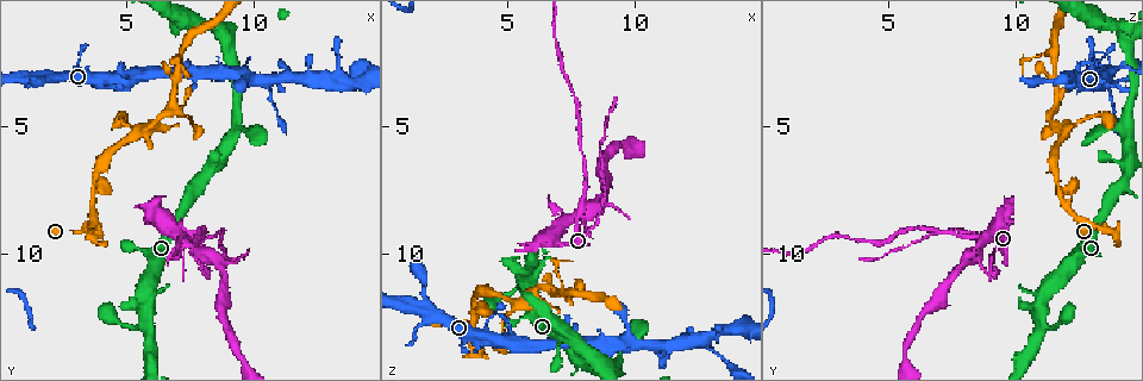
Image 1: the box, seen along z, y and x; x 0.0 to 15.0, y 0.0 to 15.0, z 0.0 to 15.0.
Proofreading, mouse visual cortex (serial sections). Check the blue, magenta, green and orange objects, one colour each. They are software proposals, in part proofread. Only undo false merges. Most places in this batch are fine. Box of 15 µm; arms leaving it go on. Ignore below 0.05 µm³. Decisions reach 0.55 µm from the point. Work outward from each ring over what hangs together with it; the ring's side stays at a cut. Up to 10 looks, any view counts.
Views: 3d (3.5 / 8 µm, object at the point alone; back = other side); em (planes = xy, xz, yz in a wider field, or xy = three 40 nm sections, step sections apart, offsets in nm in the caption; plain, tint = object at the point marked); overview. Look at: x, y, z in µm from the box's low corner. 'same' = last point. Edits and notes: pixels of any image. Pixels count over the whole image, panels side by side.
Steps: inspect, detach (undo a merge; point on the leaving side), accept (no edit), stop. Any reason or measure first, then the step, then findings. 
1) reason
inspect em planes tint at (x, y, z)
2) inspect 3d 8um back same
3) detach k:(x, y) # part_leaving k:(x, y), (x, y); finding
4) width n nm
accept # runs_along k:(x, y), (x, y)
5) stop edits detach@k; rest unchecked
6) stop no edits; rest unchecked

sharp bend
inspect 3d 3.5um at (6.0, 8.3, 9.6)

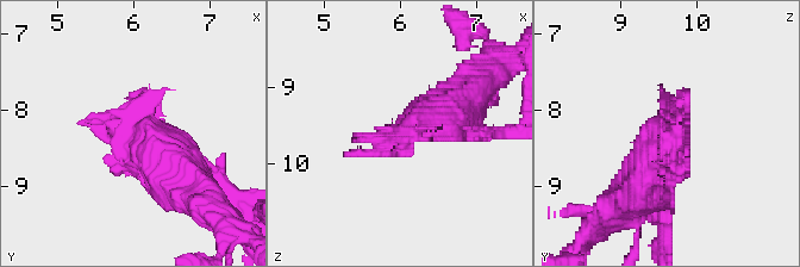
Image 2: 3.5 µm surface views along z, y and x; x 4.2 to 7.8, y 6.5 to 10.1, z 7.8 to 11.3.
need the tissue
inspect em xy step 3 tint at (6.05, 8.30, 9.70)

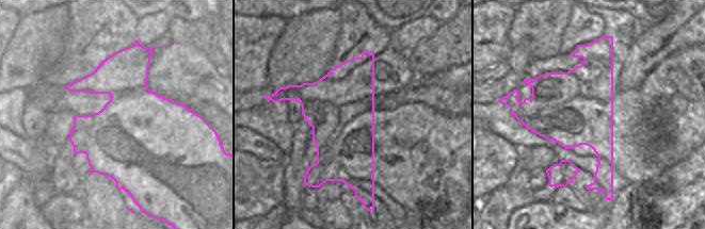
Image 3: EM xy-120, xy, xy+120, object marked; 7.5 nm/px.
cut it another way
inspect em planes tint same

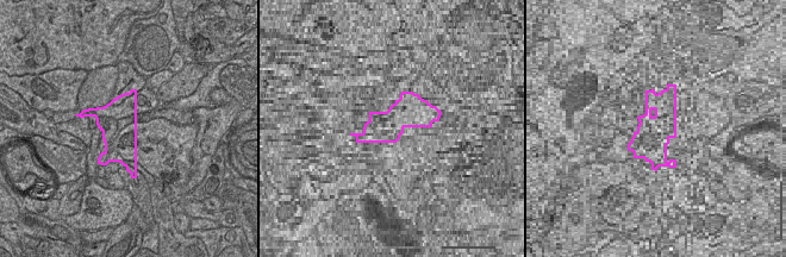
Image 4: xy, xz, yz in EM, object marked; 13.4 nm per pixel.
accept # runs_along 2:(200, 193), (138, 142), (138, 110), (164, 91); all the same cell

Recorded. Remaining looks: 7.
abrupt turn
inspect 3d 3.5um at (3.6, 8.9, 12.7)

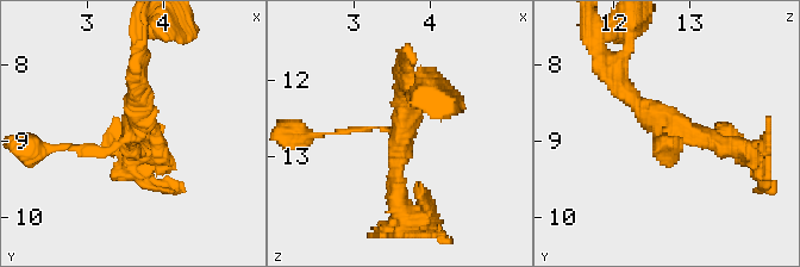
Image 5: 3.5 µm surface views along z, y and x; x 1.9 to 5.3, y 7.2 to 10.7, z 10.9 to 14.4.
arms 3; arm_widths 100, 250, 250 nm; shape alone is not enough
inspect em xy step 5 tint at (3.60, 8.90, 12.75)

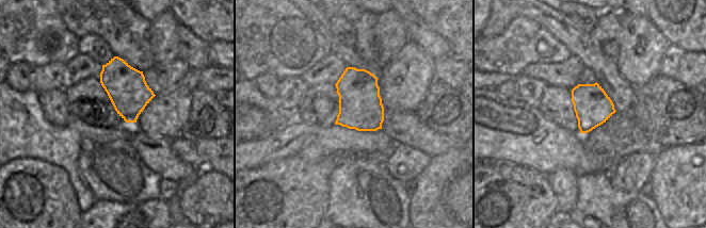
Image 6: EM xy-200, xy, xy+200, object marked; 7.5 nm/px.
accept # runs_along 5:(66, 148), (131, 134), (138, 79); continuous, no second cell

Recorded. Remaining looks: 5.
four-way junction
inspect 3d 3.5um back at (5.5, 5.3, 11.9)

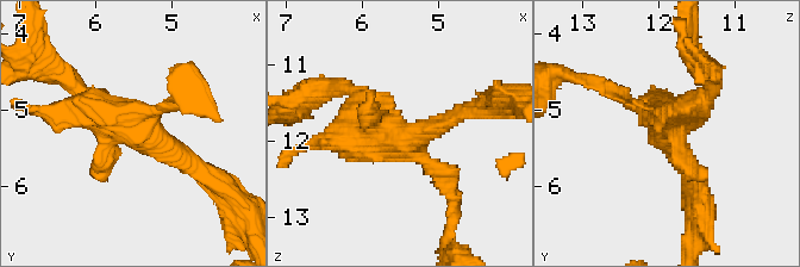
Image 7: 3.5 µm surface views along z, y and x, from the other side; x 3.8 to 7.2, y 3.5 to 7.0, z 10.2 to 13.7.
inspect em planes tint at (5.40, 5.35, 11.95)

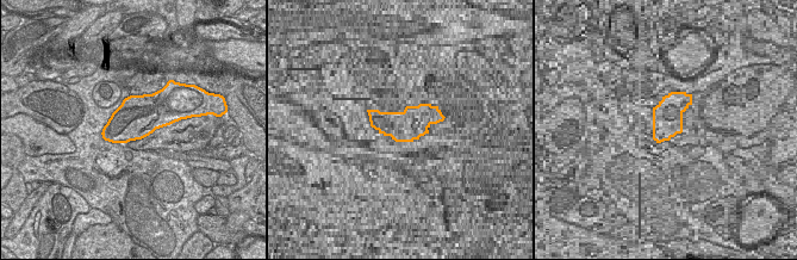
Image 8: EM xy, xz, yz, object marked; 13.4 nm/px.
accept # one cell here

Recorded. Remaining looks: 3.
small branch off a trunk
inspect 3d 3.5um at (8.9, 2.7, 13.7)

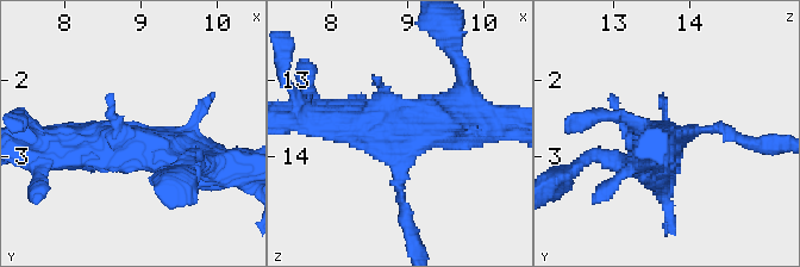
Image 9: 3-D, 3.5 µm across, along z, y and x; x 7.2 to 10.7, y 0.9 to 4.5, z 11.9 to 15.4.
shape alone is not enough
inspect em xy step 2 tint at (8.90, 2.80, 13.75)

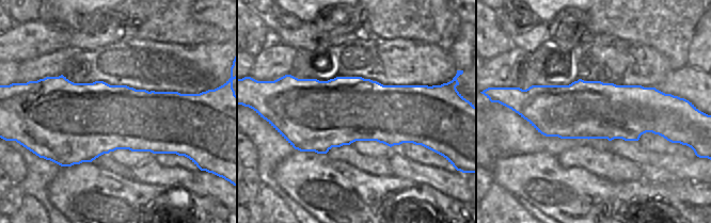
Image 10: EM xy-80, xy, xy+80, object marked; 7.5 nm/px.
accept # runs_along 9:(42, 141), (123, 144), (199, 163); one cell here

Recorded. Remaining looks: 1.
stop no edits; rest unchecked

